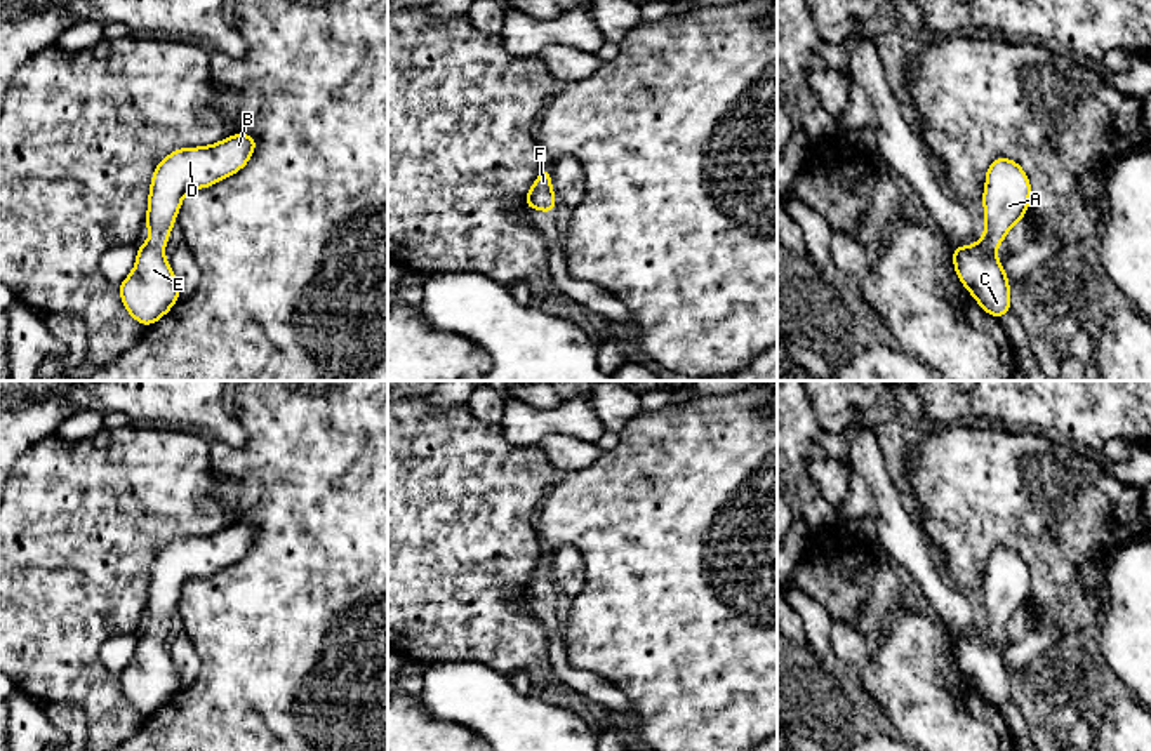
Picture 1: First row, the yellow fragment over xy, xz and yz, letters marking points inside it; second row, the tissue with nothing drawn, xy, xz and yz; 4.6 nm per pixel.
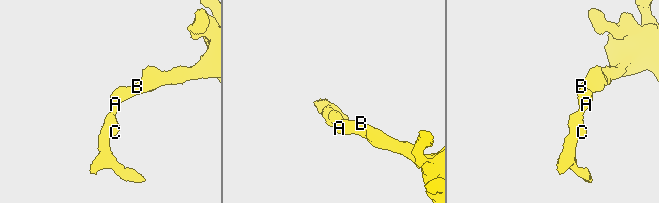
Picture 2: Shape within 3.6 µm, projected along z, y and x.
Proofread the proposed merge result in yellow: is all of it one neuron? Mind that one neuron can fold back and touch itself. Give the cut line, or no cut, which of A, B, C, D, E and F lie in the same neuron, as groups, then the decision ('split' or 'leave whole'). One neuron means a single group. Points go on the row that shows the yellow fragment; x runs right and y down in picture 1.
no cut; A B C D E F; leave whole

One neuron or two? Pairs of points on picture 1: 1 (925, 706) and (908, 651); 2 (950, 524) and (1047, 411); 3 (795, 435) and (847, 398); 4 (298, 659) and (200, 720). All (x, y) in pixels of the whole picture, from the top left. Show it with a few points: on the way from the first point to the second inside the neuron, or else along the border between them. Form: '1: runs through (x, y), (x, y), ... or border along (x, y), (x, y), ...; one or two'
1: runs through (922, 692), (913, 680), (913, 664); one
2: border along (1028, 428), (1054, 437); two
3: border along (807, 398), (824, 431); two
4: runs through (273, 684), (225, 720); one

